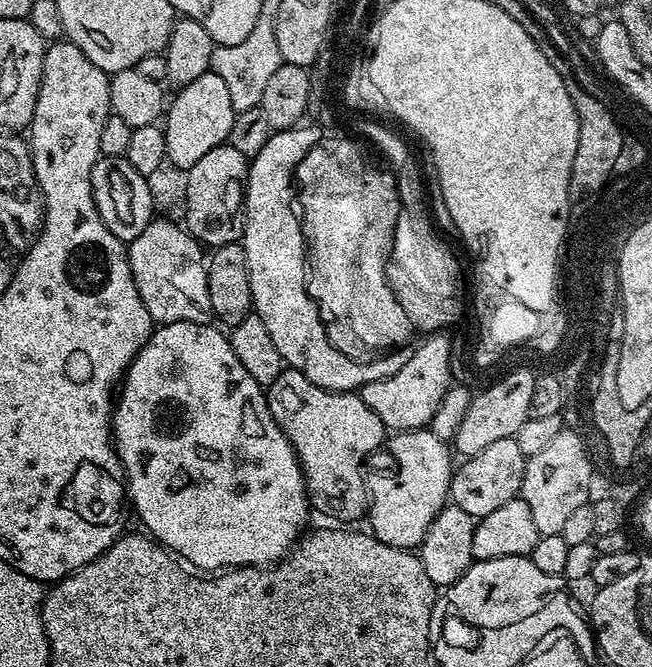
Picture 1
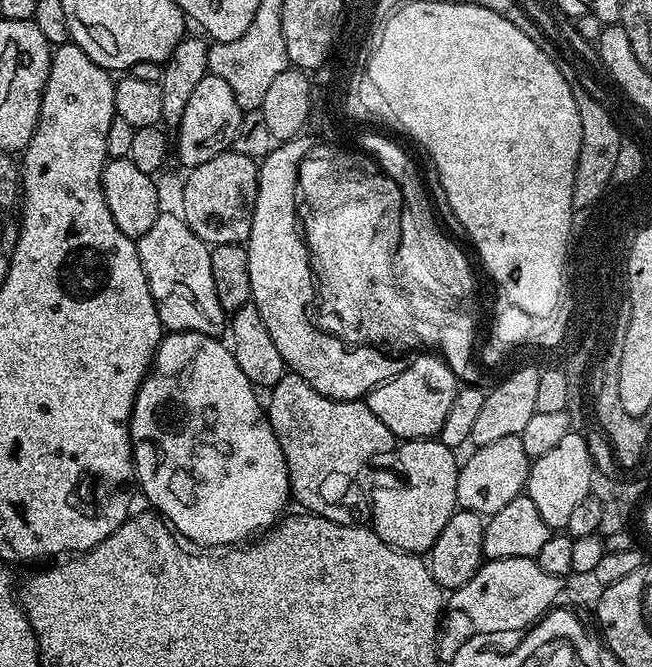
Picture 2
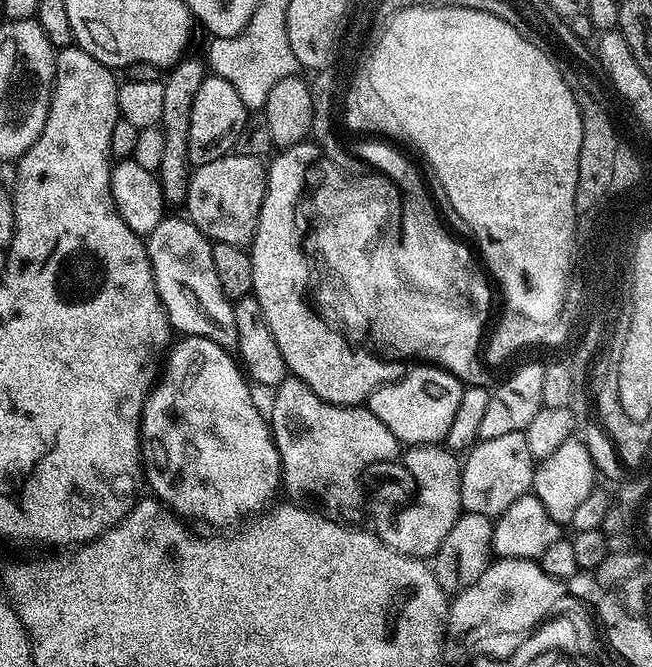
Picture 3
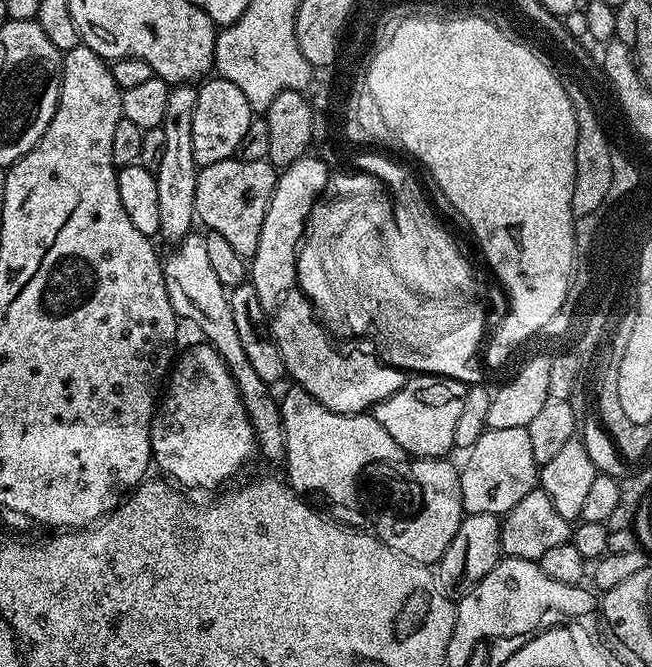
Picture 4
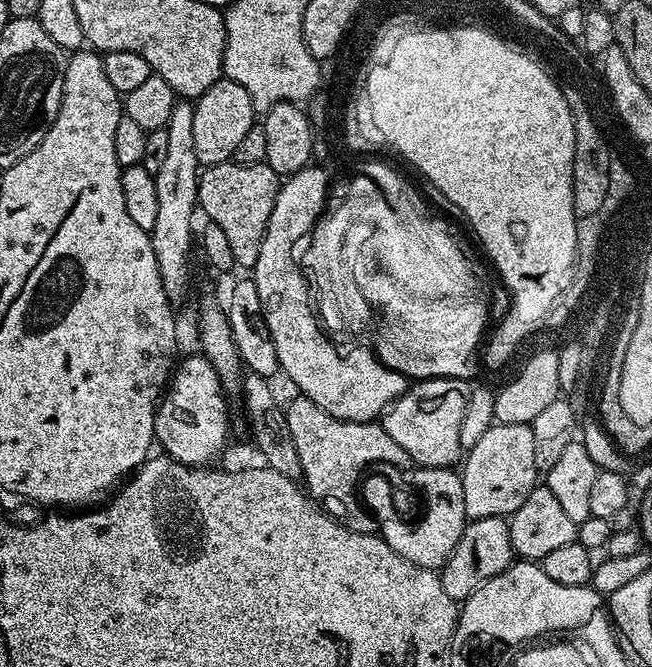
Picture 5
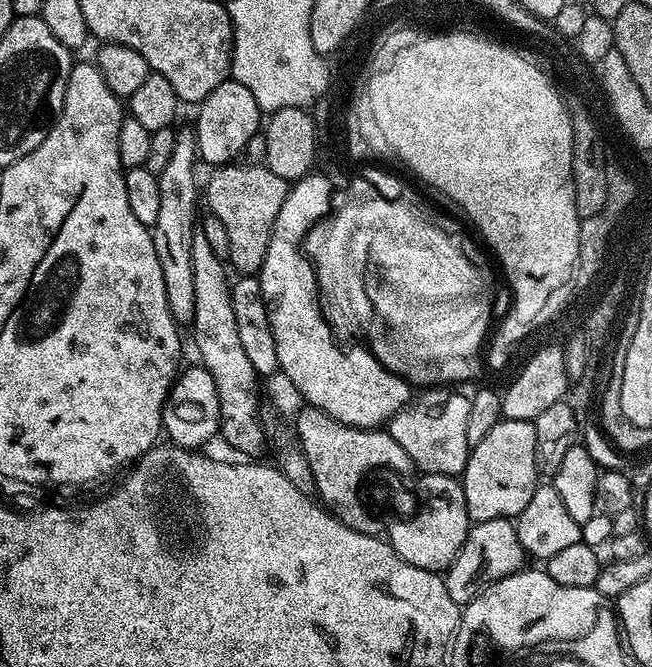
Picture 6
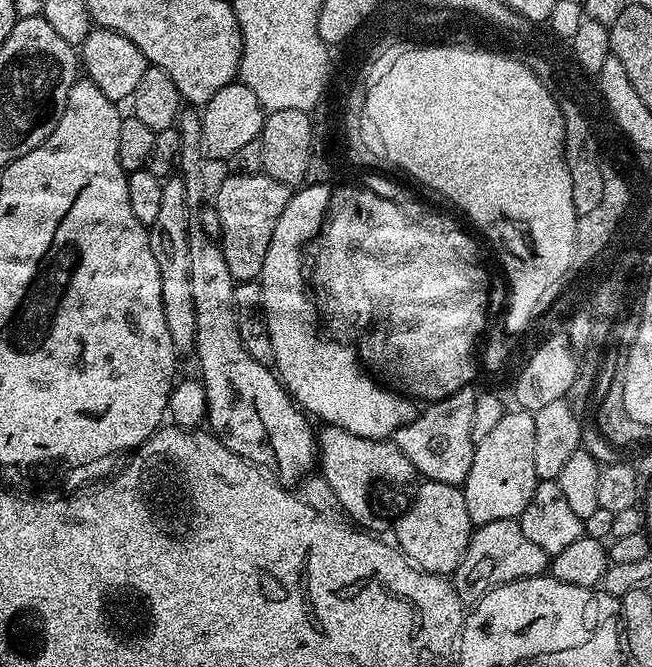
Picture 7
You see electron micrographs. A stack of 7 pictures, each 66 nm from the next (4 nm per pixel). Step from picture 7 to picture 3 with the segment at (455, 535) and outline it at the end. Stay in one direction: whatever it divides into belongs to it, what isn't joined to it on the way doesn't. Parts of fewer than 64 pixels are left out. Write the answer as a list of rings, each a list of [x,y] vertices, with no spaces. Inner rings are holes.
[[[417,444],[409,447],[403,453],[402,463],[414,485],[414,492],[416,488],[416,501],[401,516],[399,513],[392,524],[380,527],[378,535],[395,552],[401,552],[404,556],[431,558],[435,556],[438,546],[442,546],[446,534],[450,534],[454,522],[458,522],[458,518],[462,515],[460,507],[462,464],[457,453],[449,452],[447,447],[440,444]]]

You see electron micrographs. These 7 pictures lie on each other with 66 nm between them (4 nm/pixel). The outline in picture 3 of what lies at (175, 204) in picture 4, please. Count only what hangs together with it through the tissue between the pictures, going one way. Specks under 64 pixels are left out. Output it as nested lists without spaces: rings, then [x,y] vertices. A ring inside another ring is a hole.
[[[185,58],[179,64],[174,64],[171,68],[167,69],[166,79],[163,81],[162,118],[158,127],[165,134],[165,145],[163,147],[163,157],[158,175],[161,182],[162,194],[169,205],[183,205],[188,193],[188,177],[190,175],[190,165],[188,163],[190,110],[194,106],[194,97],[198,94],[198,86],[202,86],[206,75],[205,65],[201,61],[200,64],[196,60]]]

